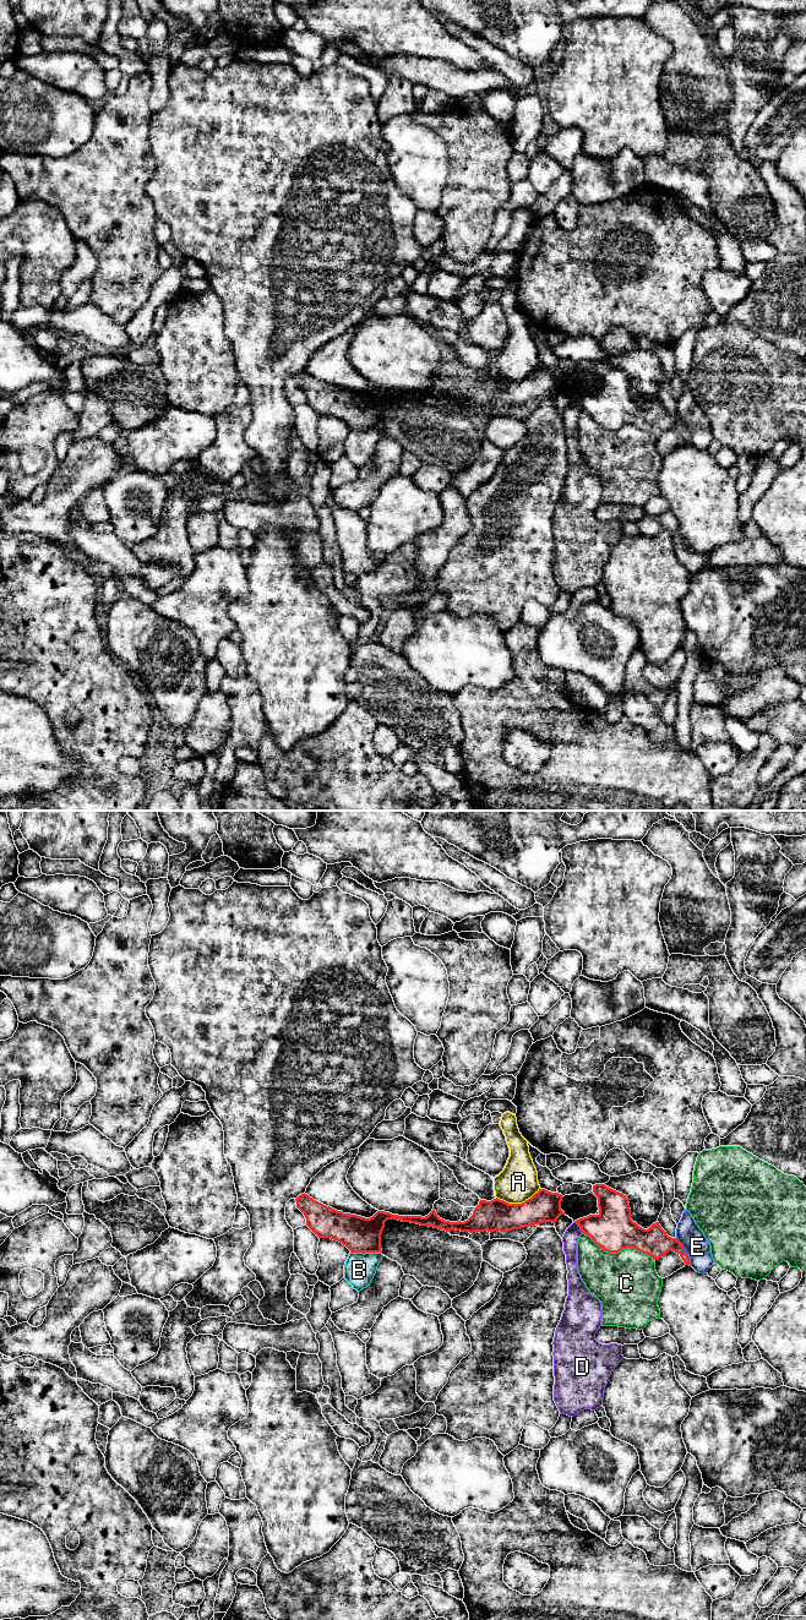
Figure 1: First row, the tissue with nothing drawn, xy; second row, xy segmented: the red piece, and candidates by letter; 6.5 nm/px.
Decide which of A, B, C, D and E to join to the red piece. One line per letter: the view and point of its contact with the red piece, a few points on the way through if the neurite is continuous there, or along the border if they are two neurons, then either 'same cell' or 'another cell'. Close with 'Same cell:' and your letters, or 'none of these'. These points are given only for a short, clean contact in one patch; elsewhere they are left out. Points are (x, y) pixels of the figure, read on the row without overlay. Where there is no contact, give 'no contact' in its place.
A: meets red in xy at (518, 381); another cell
B: meets red in xy at (366, 429); border along xy (350, 429), (381, 430); another cell
C: meets red in xy at (619, 427); another cell
D: meets red in xy at (580, 403); border along xy (575, 398), (582, 409); another cell
E: meets red in xy at (685, 427); border along xy (676, 414), (685, 426), (690, 441); another cell
Same cell: none of these

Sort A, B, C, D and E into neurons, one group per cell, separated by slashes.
A / B / C / D / E

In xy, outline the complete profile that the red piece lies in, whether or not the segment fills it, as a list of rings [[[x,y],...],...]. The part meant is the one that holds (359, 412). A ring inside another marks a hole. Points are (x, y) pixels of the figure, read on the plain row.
[[[539,366],[522,381],[508,381],[500,376],[480,377],[473,392],[464,399],[450,399],[440,396],[436,388],[425,393],[398,393],[377,388],[372,394],[343,391],[326,383],[307,371],[299,372],[296,384],[304,391],[306,403],[318,415],[331,415],[345,422],[350,430],[382,430],[381,411],[387,397],[429,403],[450,409],[510,409],[543,399],[555,400],[565,389],[561,387],[562,372]]]

